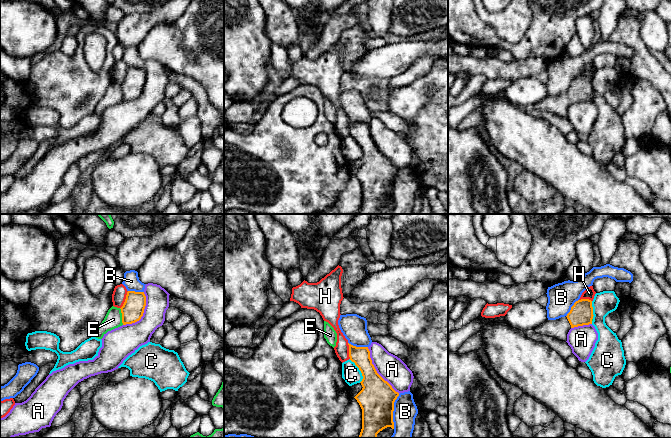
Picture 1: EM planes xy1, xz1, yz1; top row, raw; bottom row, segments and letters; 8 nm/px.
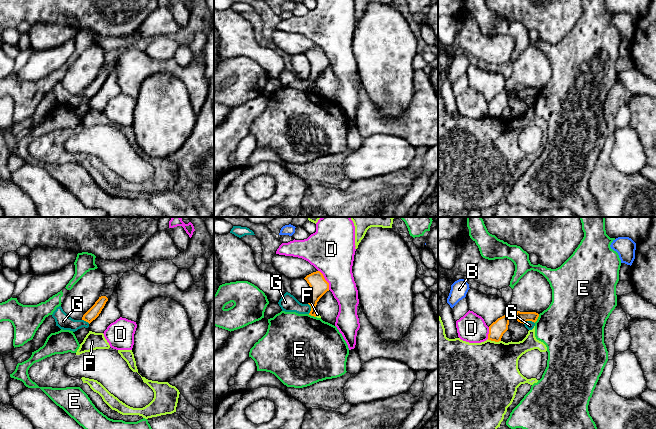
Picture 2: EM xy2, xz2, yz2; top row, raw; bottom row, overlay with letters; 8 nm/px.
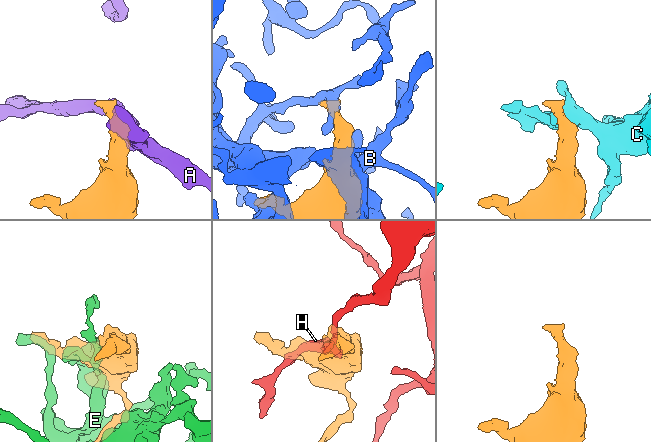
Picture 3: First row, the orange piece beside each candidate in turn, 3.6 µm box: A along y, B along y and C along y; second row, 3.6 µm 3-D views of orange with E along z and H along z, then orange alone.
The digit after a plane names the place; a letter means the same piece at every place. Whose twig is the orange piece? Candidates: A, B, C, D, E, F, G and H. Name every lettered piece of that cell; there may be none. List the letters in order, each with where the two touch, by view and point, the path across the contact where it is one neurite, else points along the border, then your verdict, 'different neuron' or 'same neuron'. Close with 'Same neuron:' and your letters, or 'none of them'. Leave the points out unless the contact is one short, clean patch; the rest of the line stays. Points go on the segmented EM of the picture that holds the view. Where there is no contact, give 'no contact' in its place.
A: meets orange in xz1 at (376, 371); different neuron
B: meets orange in xz1 at (393, 410); different neuron
C: meets orange in xz1 at (359, 369); border along xz1 (349, 359), (361, 373), (362, 380), (360, 382); different neuron
D: meets orange in xz2 at (325, 280); border along xz2 (318, 270), (328, 283), (329, 289); different neuron
E: meets orange in xy1 at (122, 316); different neuron
F: meets orange in yz2 at (494, 340); different neuron
G: meets orange in yz2 at (528, 320); border along yz2 (534, 322), (527, 321), (523, 323); different neuron
H: meets orange in xy1 at (125, 300); border along xy1 (128, 291), (125, 301), (120, 308); different neuron
Same neuron: none of them

